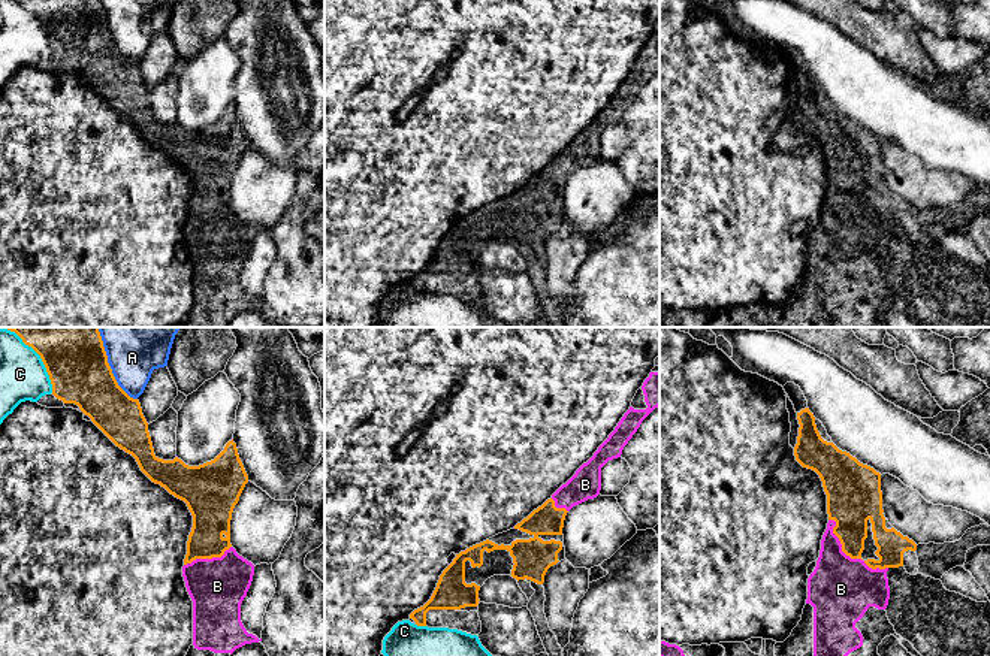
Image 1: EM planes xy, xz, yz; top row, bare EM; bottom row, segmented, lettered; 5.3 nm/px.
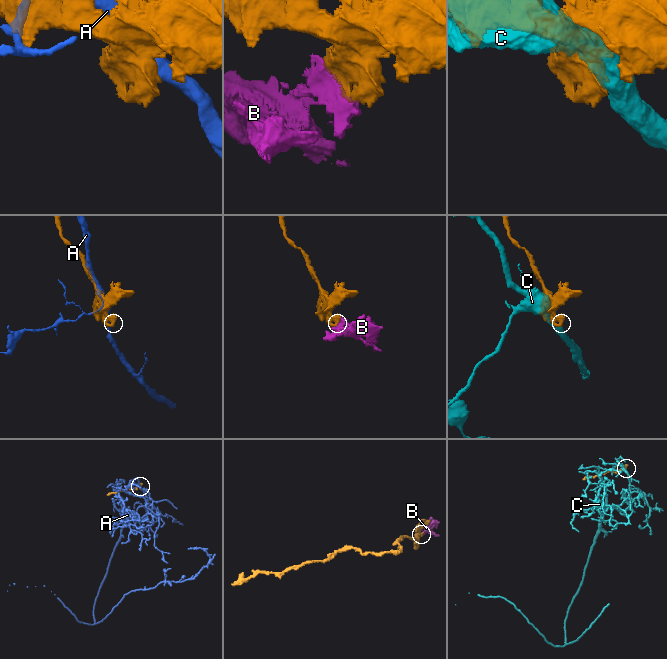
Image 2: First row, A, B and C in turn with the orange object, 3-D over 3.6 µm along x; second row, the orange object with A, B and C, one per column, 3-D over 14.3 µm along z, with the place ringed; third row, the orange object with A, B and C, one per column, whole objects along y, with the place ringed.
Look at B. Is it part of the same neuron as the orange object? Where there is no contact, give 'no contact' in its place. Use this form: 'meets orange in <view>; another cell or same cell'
meets orange in yz; same cell

